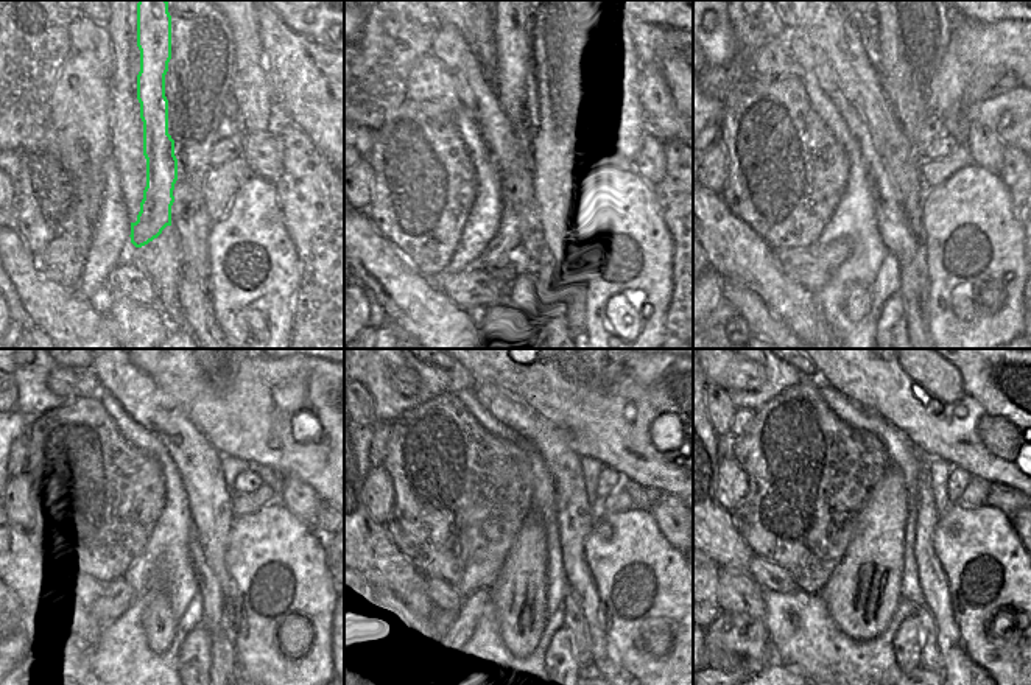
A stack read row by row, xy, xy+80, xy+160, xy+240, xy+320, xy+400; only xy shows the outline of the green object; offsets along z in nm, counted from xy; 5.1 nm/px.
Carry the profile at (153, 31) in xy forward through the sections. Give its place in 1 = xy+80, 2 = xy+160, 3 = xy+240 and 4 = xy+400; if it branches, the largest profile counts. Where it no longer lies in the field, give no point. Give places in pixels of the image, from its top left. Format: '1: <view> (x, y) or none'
1: xy+80 (517, 248)
2: xy+160 (830, 256)
3: xy+240 (119, 598)
4: xy+400 (762, 657)

